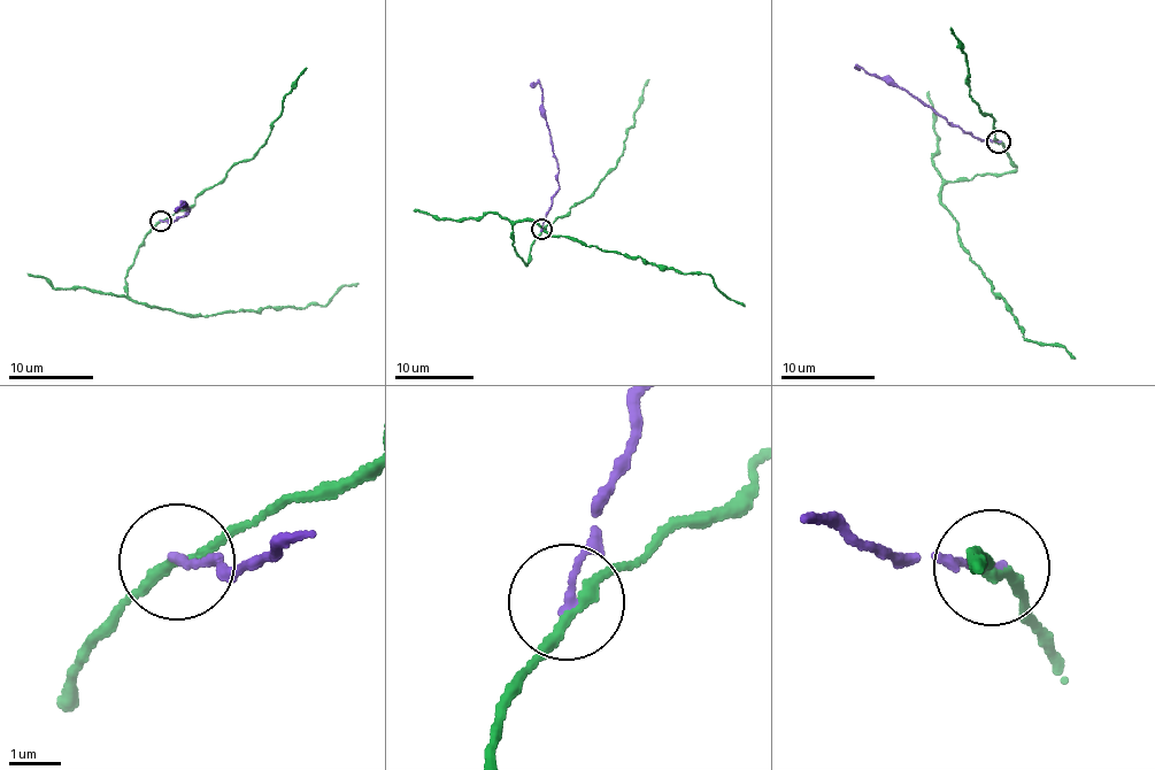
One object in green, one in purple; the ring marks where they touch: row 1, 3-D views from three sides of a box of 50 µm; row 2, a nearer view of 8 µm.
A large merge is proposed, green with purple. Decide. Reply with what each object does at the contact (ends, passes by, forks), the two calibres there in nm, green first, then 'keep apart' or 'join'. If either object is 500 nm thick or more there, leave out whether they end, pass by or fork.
green passes by; purple ends there; 200 nm thick on the green side, 150 nm on the other; keep apart

